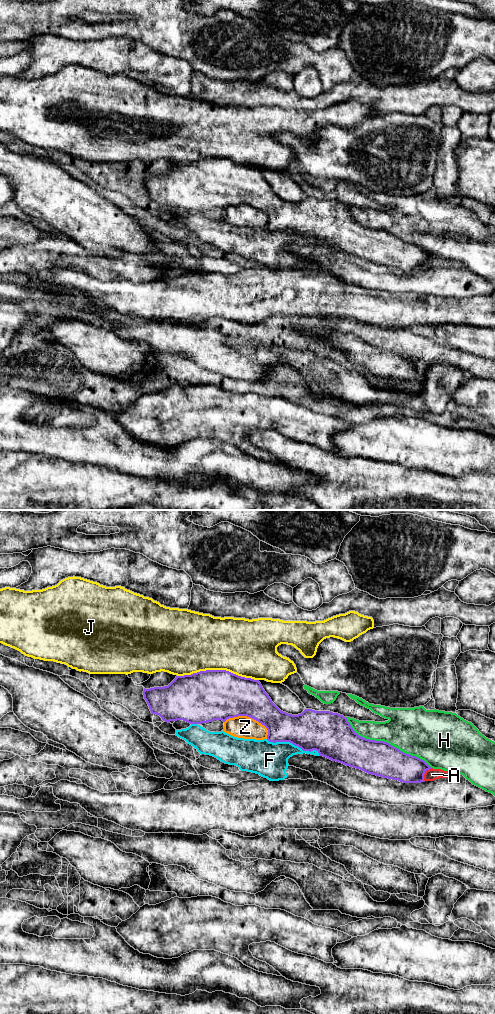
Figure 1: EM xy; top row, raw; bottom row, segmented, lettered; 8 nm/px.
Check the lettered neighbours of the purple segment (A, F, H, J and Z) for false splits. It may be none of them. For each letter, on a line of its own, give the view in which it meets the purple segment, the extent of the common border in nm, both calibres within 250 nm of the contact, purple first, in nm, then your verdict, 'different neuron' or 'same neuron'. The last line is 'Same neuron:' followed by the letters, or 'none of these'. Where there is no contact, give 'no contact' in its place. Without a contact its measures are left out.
A: meets purple in xy; contact 130 nm long; 240 nm thick on the purple side, 100 nm on the other; different neuron
F: meets purple in xy; contact 460 nm long; 320 nm thick on the purple side, 280 nm on the other; different neuron
H: meets purple in xy; contact 800 nm long; 280 nm thick on the purple side, 380 nm on the other; different neuron
J: meets purple in xy; contact 650 nm long; 420 nm thick on the purple side, 440 nm on the other; different neuron
Z: meets purple in xy; contact 380 nm long; 360 nm thick on the purple side, 180 nm on the other; different neuron
Same neuron: none of these

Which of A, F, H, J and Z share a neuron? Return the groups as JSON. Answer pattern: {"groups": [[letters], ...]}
{"groups": [["A"], ["F"], ["H"], ["J"], ["Z"]]}

